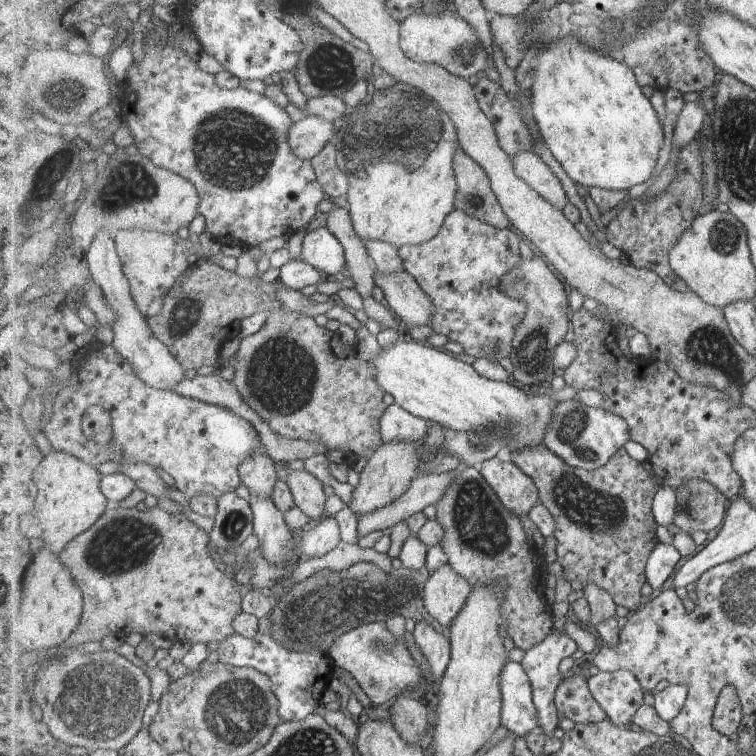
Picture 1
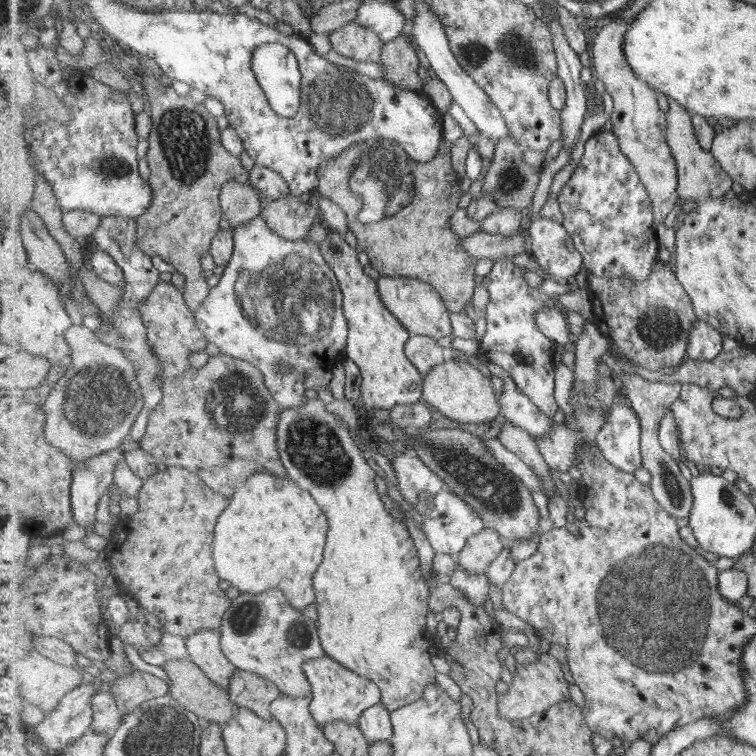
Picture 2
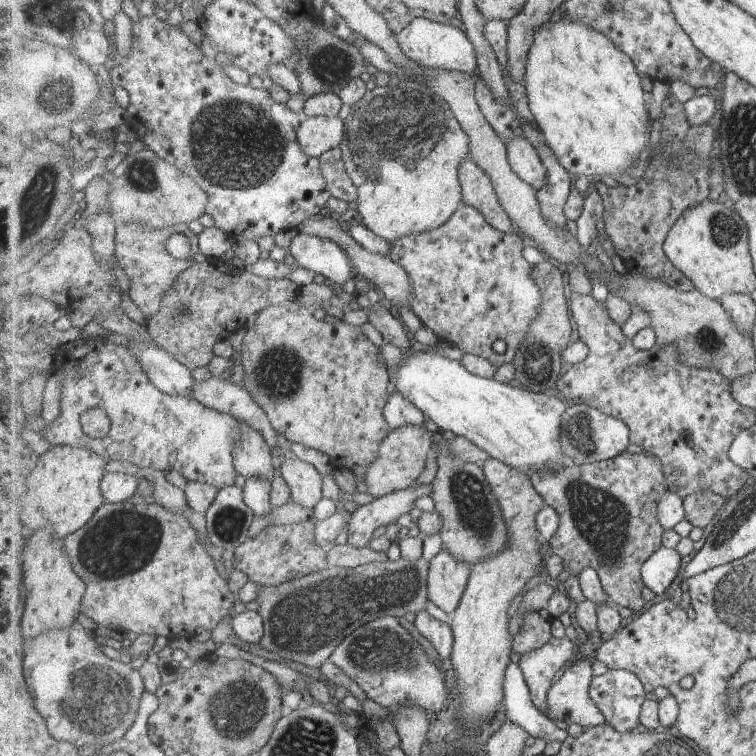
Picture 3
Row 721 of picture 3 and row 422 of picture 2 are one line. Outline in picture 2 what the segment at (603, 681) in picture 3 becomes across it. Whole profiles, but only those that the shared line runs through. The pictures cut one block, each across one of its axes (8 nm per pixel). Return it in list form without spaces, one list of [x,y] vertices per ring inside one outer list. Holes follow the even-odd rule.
[[[617,397],[617,400],[613,403],[613,410],[609,419],[606,420],[597,435],[597,444],[599,444],[601,452],[613,466],[620,467],[621,470],[628,473],[635,472],[635,470],[643,467],[641,435],[642,426],[636,410],[629,405],[629,399]]]

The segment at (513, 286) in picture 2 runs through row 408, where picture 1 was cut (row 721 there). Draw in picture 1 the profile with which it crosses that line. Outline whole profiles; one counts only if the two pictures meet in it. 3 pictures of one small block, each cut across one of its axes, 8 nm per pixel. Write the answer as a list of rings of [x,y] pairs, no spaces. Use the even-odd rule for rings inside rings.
[[[551,634],[541,644],[535,645],[526,651],[522,658],[521,663],[523,668],[528,672],[528,677],[532,684],[534,703],[540,716],[540,731],[543,730],[547,735],[557,728],[557,723],[561,719],[561,714],[558,711],[555,700],[557,687],[563,680],[559,666],[565,660],[565,656],[578,657],[578,655],[577,642],[573,638],[566,634]]]

